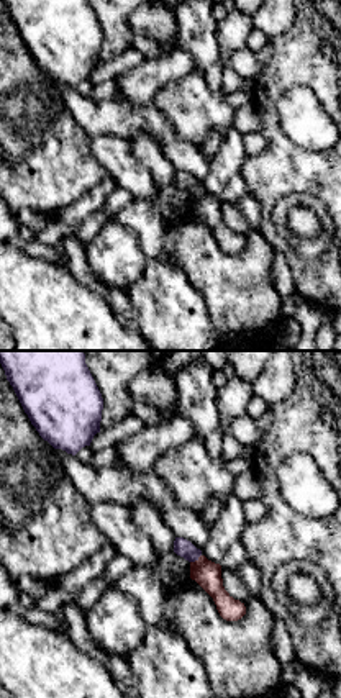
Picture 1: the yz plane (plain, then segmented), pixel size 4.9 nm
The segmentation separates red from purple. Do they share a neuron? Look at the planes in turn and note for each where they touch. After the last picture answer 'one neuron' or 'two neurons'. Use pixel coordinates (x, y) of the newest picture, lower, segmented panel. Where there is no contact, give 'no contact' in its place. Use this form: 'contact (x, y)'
contact (195, 561)

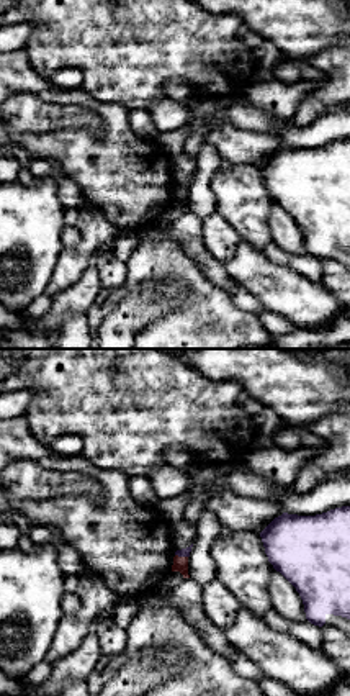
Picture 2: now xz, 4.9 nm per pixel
contact (182, 557)

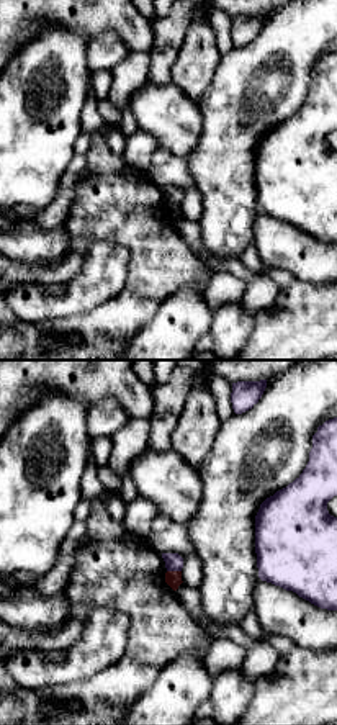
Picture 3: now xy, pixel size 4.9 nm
contact (174, 571)

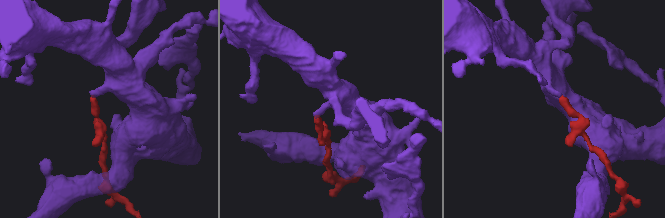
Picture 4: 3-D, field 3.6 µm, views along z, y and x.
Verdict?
two neurons

